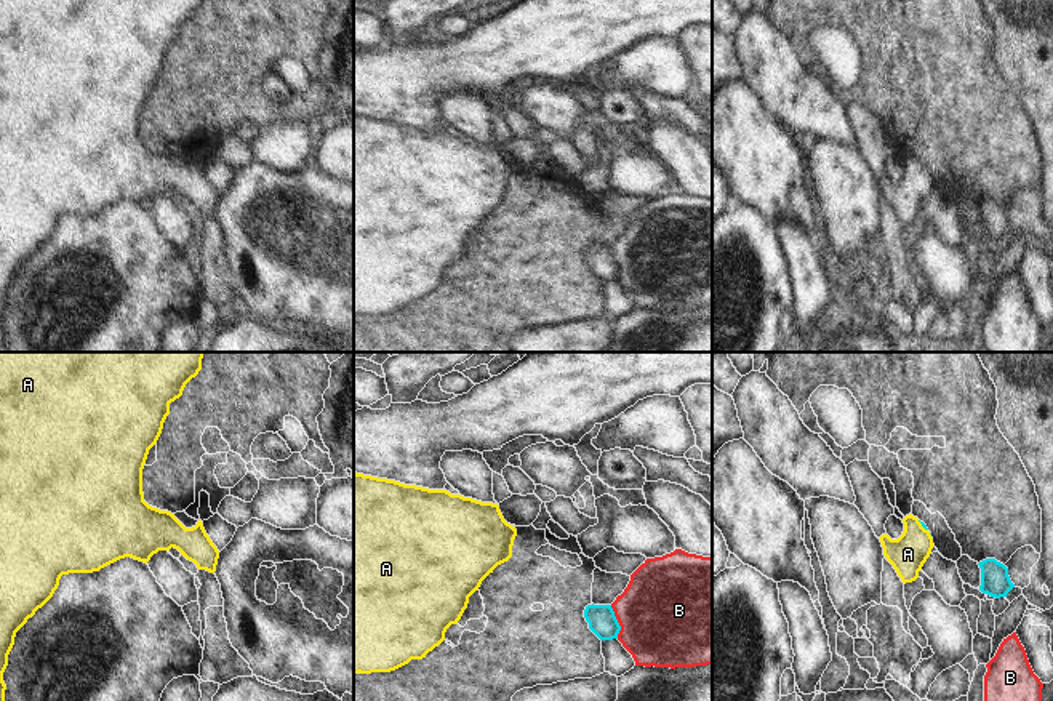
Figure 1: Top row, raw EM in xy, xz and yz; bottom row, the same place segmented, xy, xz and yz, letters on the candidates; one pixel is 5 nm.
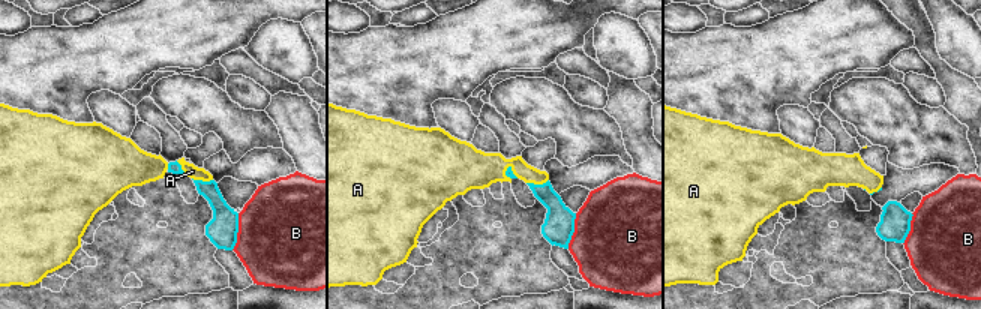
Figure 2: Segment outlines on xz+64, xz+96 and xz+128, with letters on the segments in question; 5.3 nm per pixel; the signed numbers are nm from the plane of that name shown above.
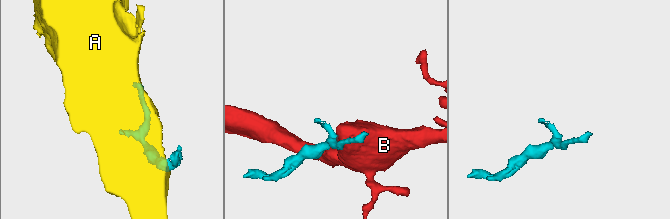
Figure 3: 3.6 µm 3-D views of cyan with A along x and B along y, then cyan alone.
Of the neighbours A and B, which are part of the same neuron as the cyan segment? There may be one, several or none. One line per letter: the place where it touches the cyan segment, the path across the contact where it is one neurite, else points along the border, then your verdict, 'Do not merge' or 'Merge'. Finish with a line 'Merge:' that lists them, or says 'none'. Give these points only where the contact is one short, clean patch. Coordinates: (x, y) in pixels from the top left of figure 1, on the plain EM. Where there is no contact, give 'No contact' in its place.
A: Touches cyan at yz (922, 167). Path across: yz (924, 167), (922, 167), (908, 196). Merge
B: Touches cyan at xz (616, 263). Do not merge
Merge: A.

